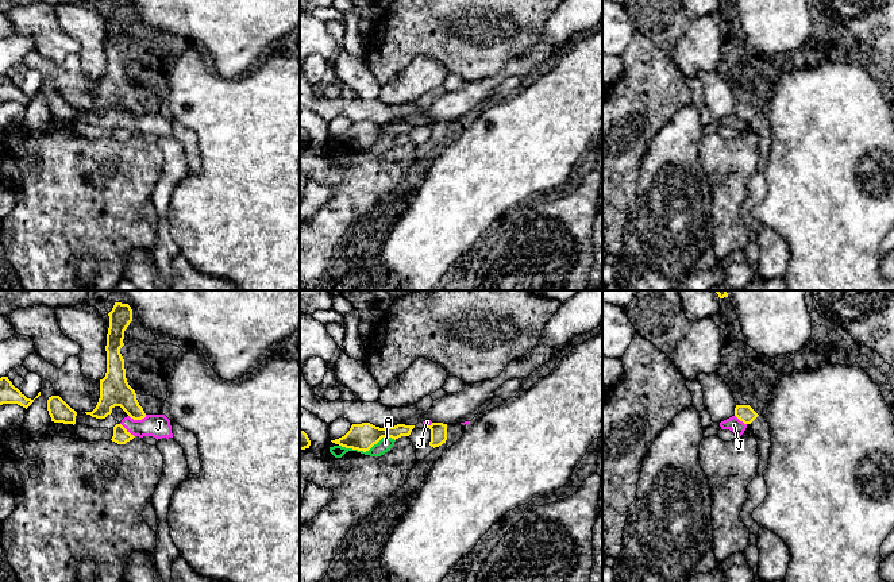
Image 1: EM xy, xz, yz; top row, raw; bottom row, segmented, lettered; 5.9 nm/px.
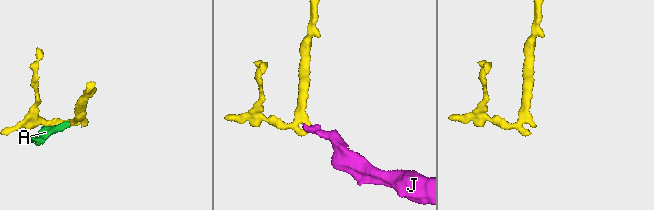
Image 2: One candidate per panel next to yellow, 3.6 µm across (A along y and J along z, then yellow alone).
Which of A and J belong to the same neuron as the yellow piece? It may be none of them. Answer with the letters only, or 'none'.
none

